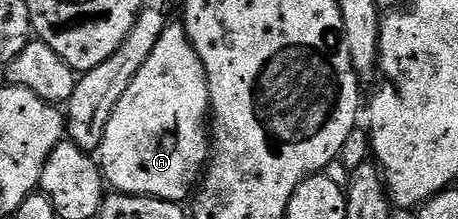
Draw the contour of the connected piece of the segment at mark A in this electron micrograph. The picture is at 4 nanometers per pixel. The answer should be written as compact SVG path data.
M171 25L156 41L156 49L136 73L128 93L116 105L112 121L108 121L100 148L105 182L126 195L151 195L173 203L189 200L212 150L209 115L210 90L200 57L186 36L185 26Z

